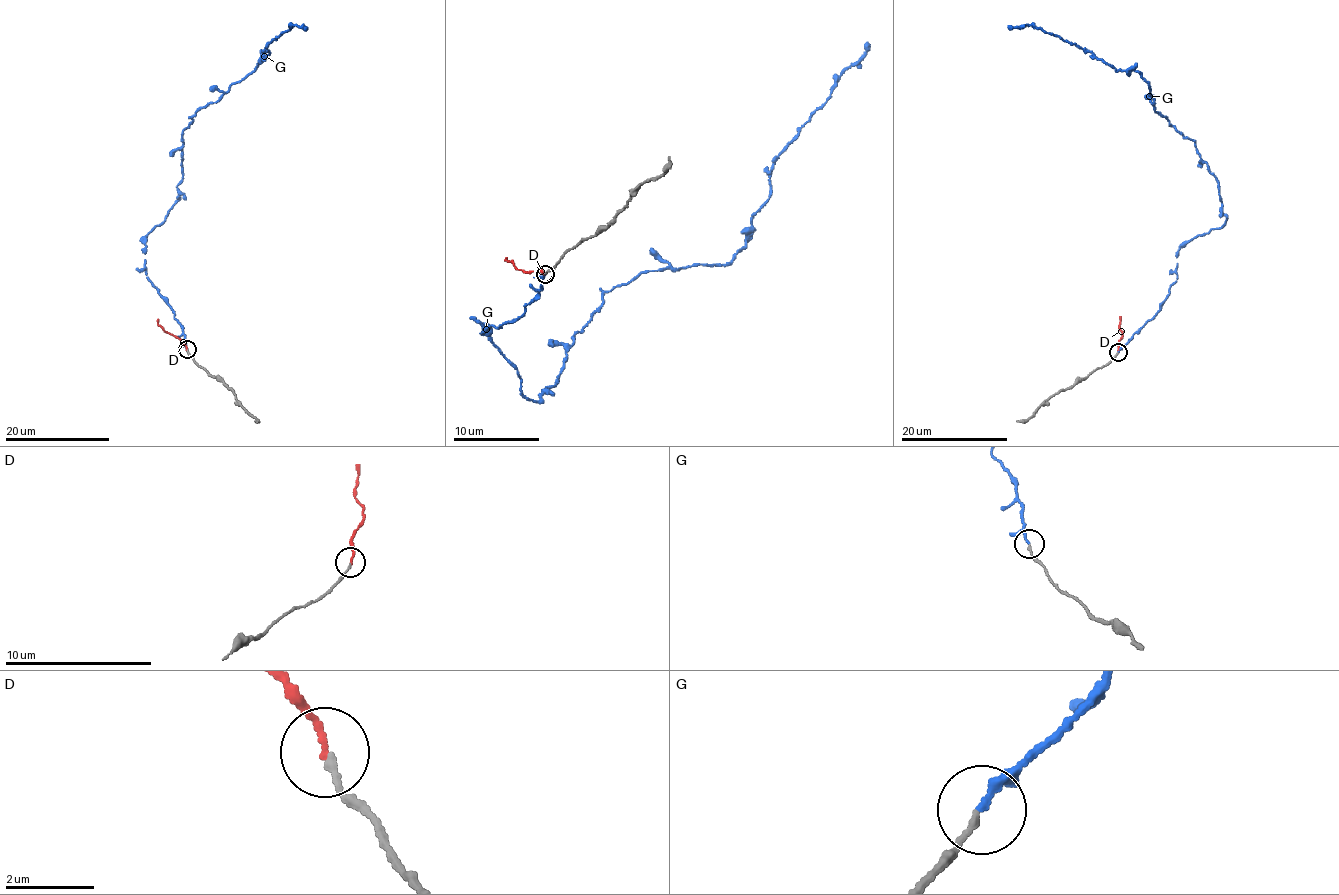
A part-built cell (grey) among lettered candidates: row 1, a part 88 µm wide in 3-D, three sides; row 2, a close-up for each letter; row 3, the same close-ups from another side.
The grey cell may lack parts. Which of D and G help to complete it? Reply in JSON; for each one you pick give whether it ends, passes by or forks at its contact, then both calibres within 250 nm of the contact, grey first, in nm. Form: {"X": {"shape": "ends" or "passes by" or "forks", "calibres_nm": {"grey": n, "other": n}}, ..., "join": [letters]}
{"G": {"shape": "ends", "calibres_nm": {"grey": 130, "other": 180}}, "join": ["G"]}

